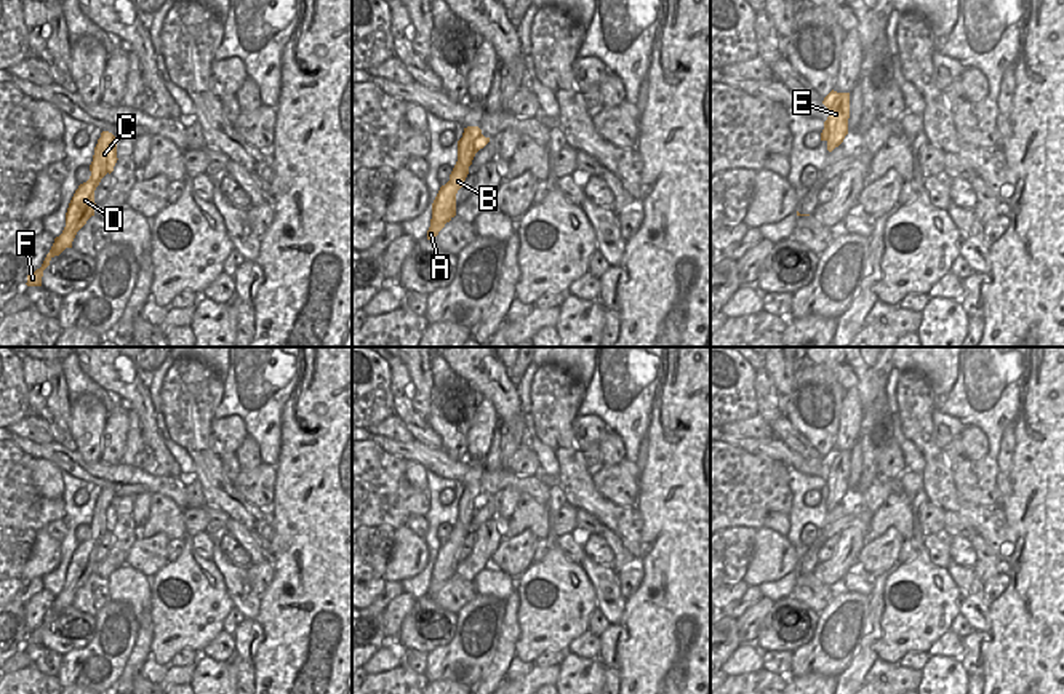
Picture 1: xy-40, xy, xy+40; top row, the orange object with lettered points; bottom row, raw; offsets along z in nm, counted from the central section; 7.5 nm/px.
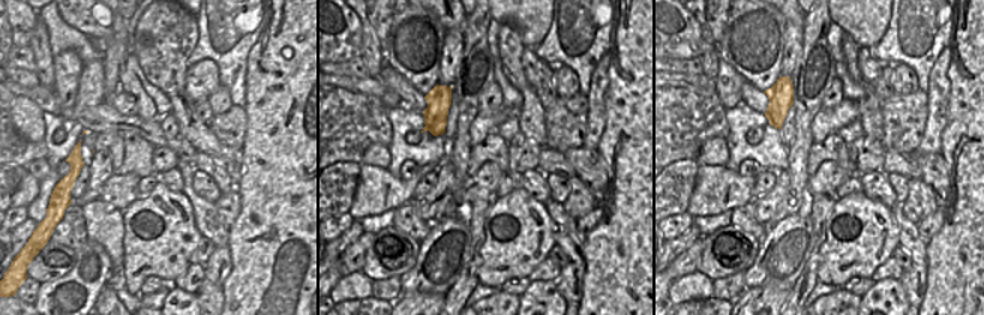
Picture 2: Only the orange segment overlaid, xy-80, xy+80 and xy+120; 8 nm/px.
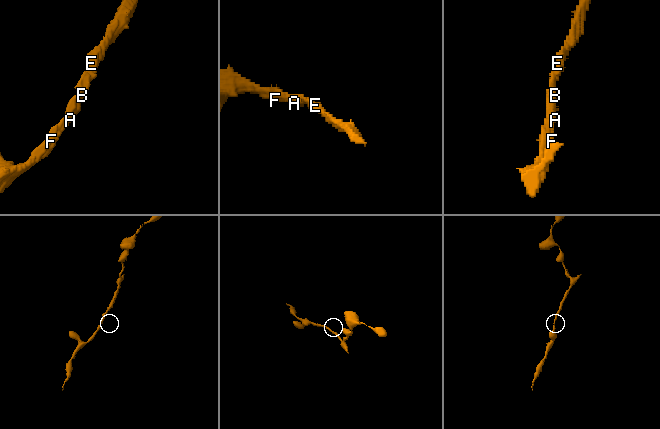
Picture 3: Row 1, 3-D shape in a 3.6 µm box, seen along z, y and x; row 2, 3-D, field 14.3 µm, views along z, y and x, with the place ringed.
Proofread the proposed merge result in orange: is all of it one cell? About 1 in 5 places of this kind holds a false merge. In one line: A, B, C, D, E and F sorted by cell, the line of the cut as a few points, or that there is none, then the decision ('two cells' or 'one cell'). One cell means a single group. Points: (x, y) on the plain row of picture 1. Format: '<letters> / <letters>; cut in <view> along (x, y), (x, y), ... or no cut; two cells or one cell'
A B C D E F; no cut; one cell

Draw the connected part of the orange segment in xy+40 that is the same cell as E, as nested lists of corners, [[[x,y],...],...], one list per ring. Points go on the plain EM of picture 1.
[[[832,448],[822,462],[829,467],[829,475],[824,480],[821,499],[826,499],[827,509],[832,510],[848,493],[850,451],[837,451]]]

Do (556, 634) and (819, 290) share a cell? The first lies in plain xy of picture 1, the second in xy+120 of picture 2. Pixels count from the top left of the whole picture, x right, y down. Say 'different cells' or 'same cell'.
different cells

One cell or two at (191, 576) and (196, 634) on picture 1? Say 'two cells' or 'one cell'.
one cell

